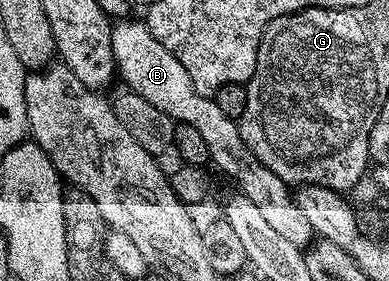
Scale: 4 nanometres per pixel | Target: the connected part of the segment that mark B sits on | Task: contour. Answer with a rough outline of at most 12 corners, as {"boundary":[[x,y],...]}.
{"boundary":[[128,17],[111,29],[126,90],[205,137],[263,220],[312,242],[288,188],[245,145],[236,120],[197,93],[185,65]]}

